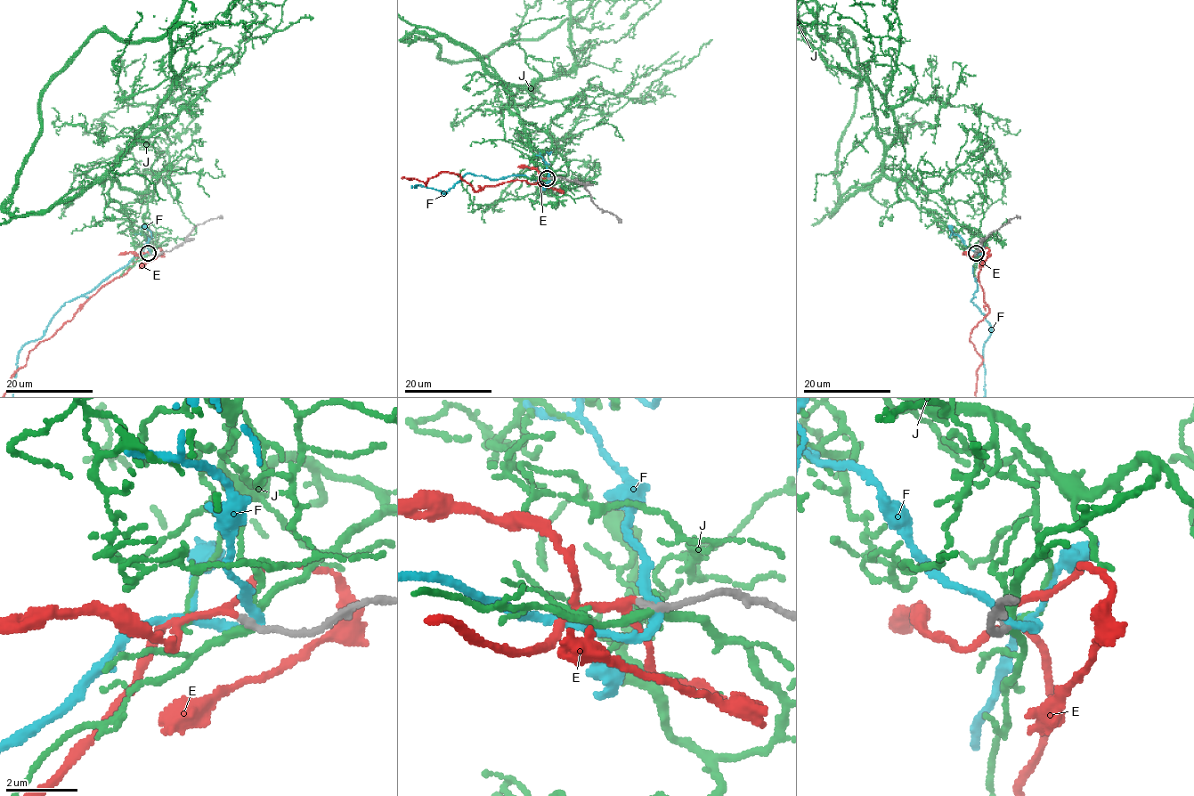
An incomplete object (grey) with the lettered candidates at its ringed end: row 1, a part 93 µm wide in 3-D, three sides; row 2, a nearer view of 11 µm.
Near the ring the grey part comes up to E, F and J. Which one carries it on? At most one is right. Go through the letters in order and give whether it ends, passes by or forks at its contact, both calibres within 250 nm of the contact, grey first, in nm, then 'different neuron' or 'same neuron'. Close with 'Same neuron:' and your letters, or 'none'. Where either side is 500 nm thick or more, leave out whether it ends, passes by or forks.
E: it passes by; 180 nm thick on the grey side, 170 nm on the other; same neuron
F: it passes by; 200 nm thick on the grey side, 200 nm on the other; different neuron
J: it forks there; 200 nm thick on the grey side, 200 nm on the other; different neuron
Same neuron: E

